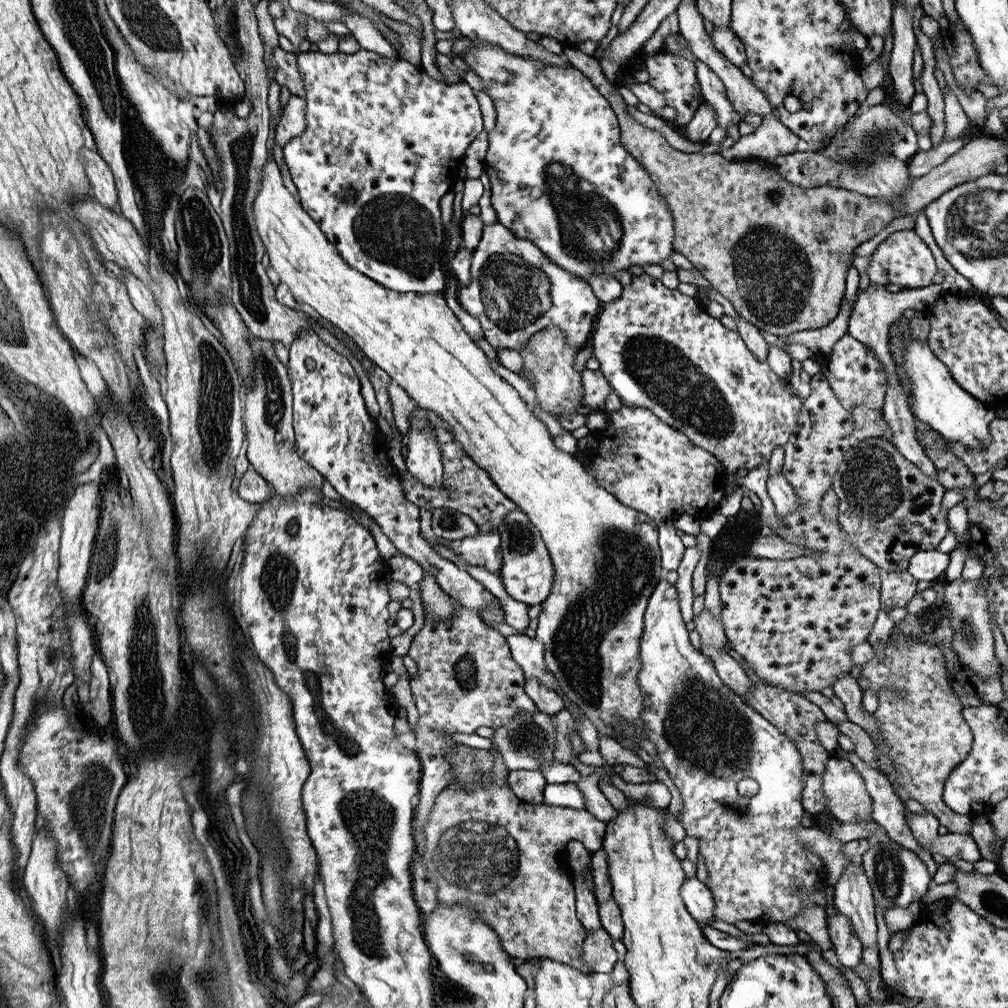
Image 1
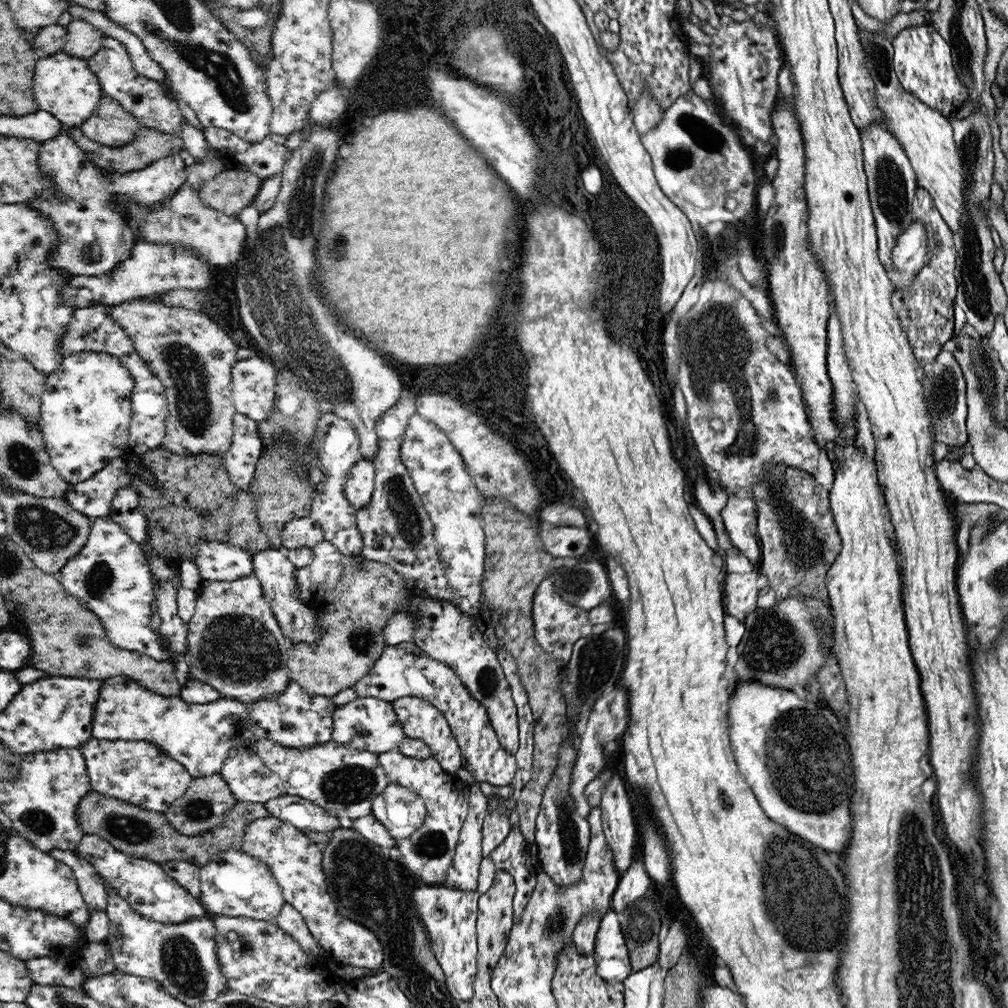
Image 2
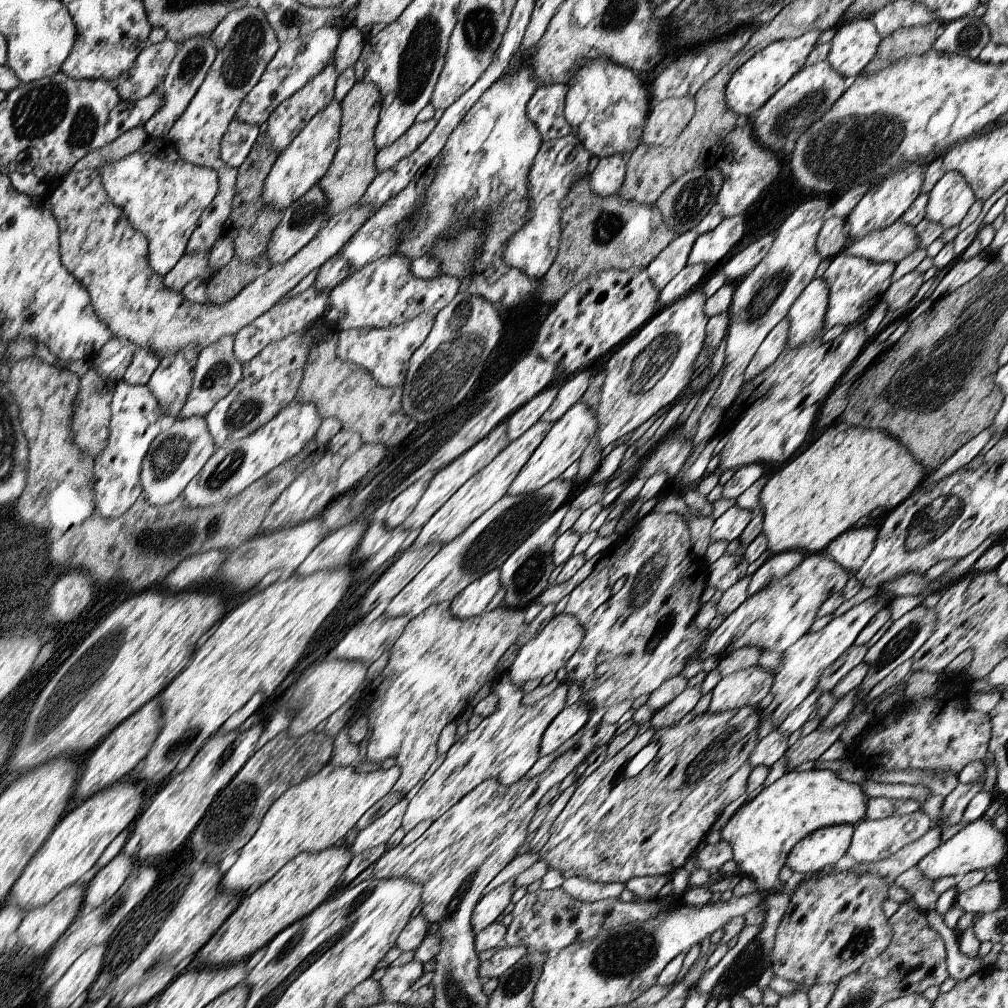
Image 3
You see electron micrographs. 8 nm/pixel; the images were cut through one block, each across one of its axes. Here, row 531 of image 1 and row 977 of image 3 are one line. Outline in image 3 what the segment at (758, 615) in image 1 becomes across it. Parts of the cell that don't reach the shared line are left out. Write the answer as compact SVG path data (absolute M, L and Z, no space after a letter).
M839 872L811 880L793 892L785 916L775 932L775 942L769 952L769 974L775 978L785 978L799 988L811 988L819 984L837 984L847 974L859 970L865 962L871 962L891 942L889 920L881 912L881 902L887 900L887 882L885 878L875 876L857 876L855 872Z

